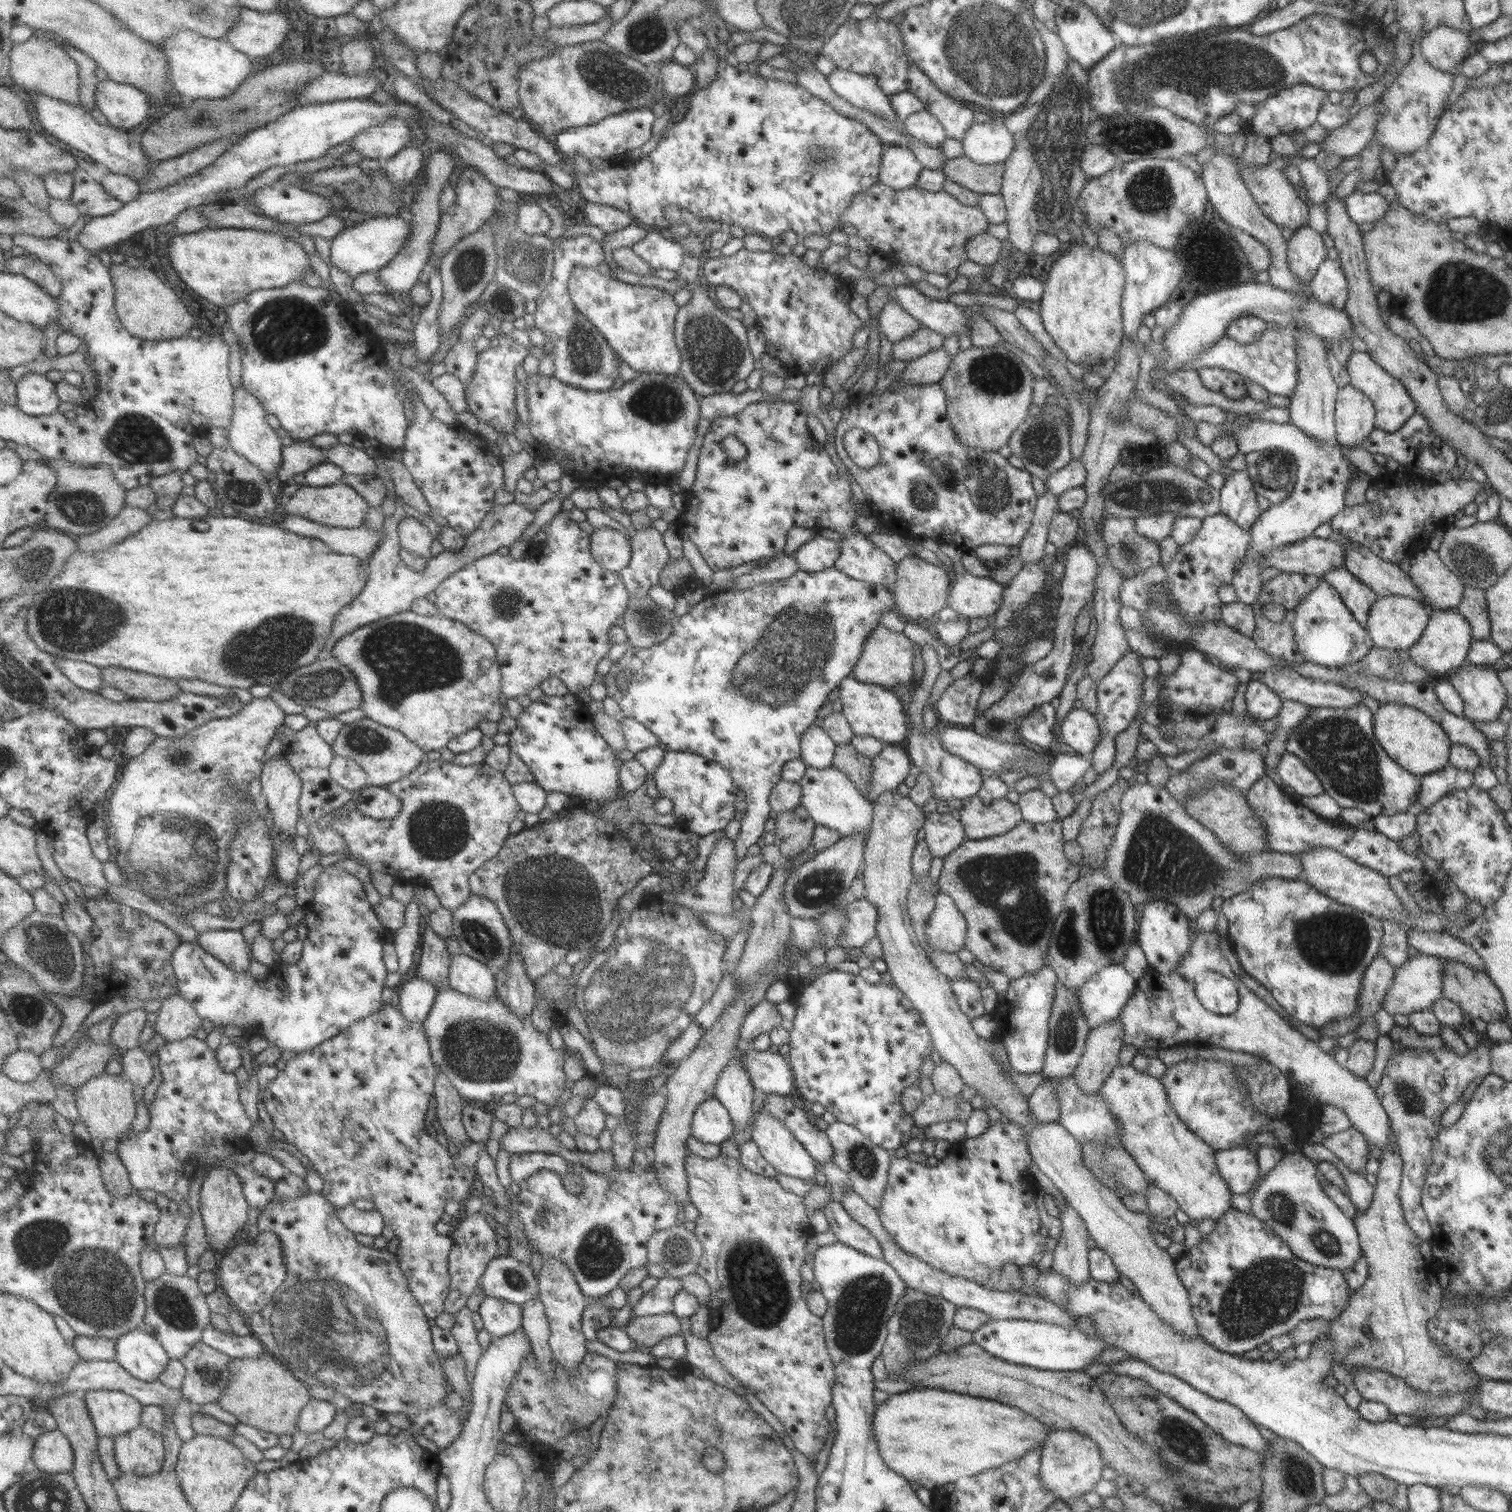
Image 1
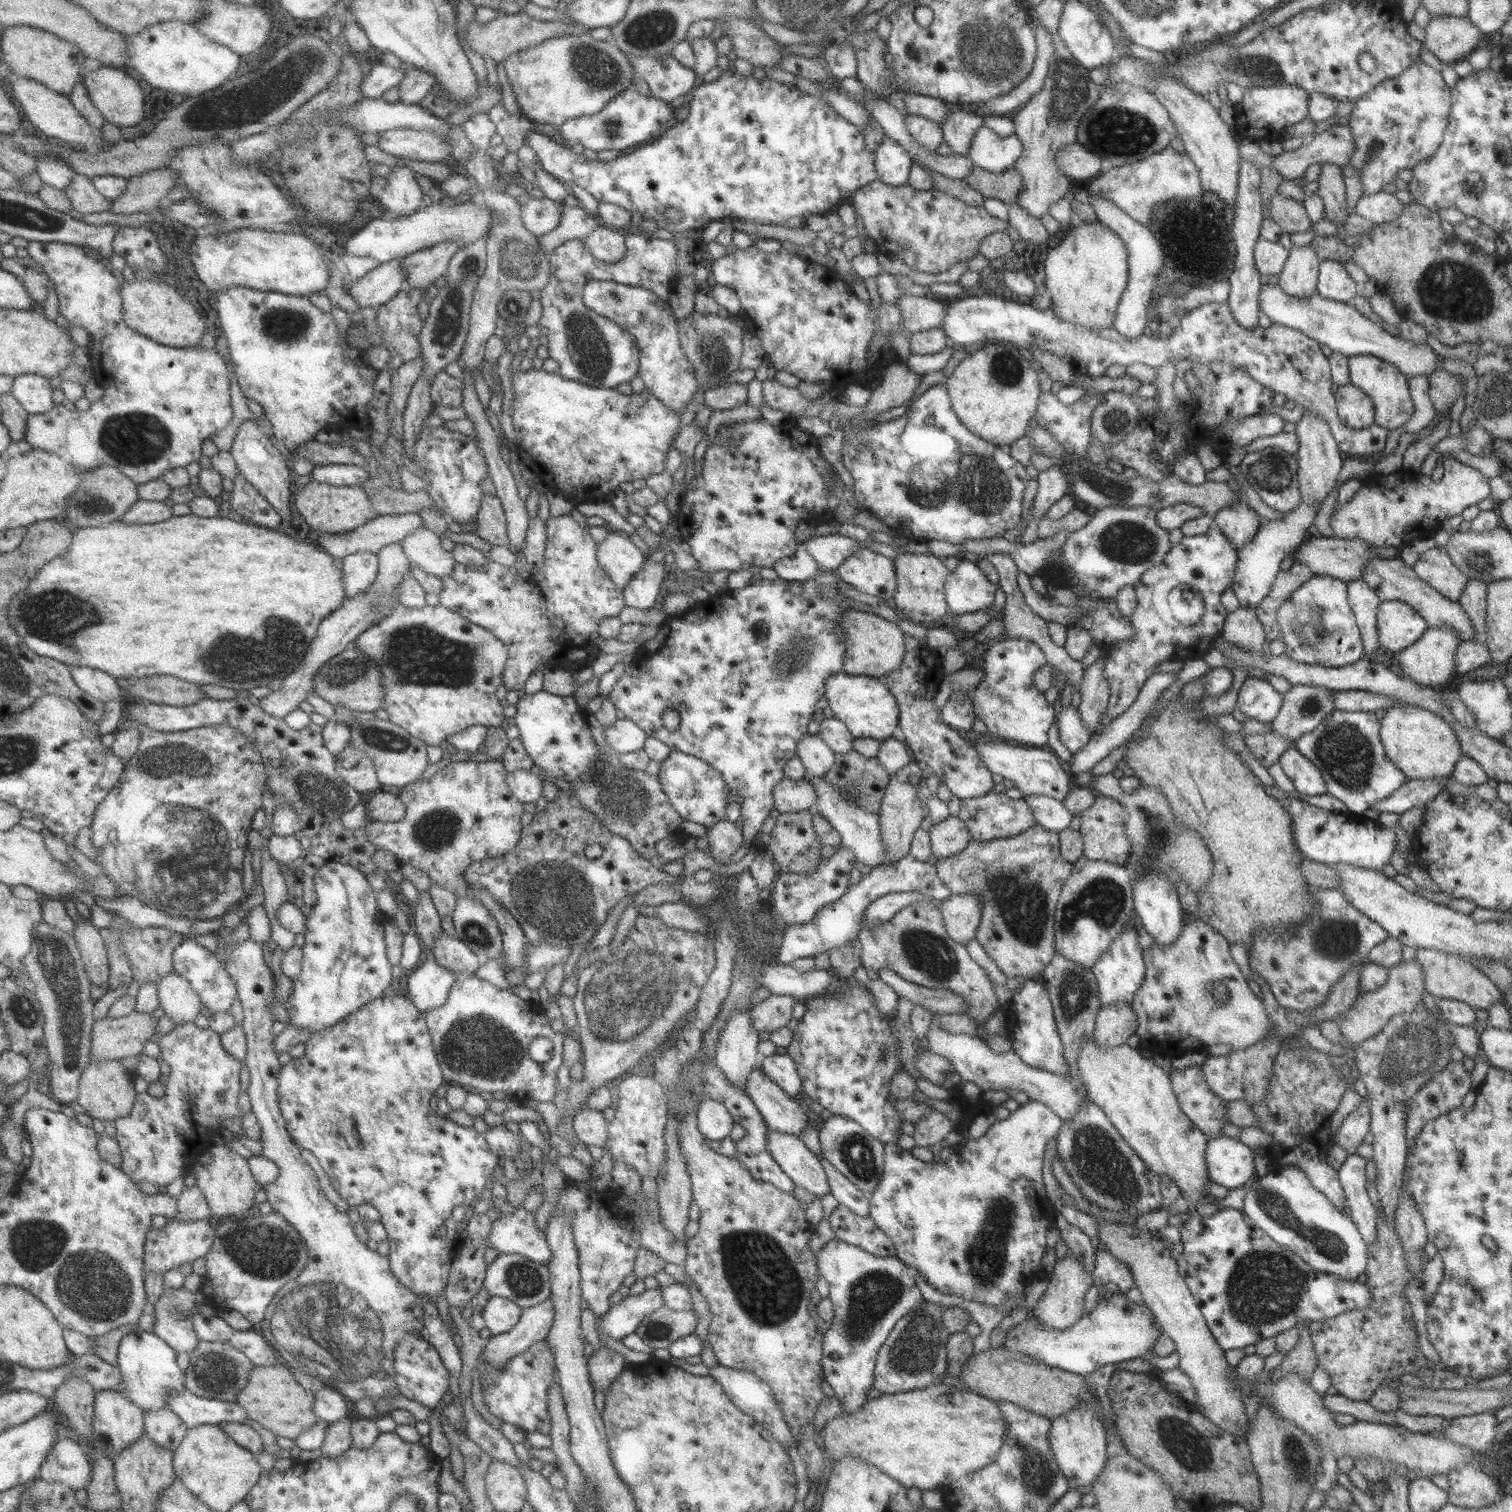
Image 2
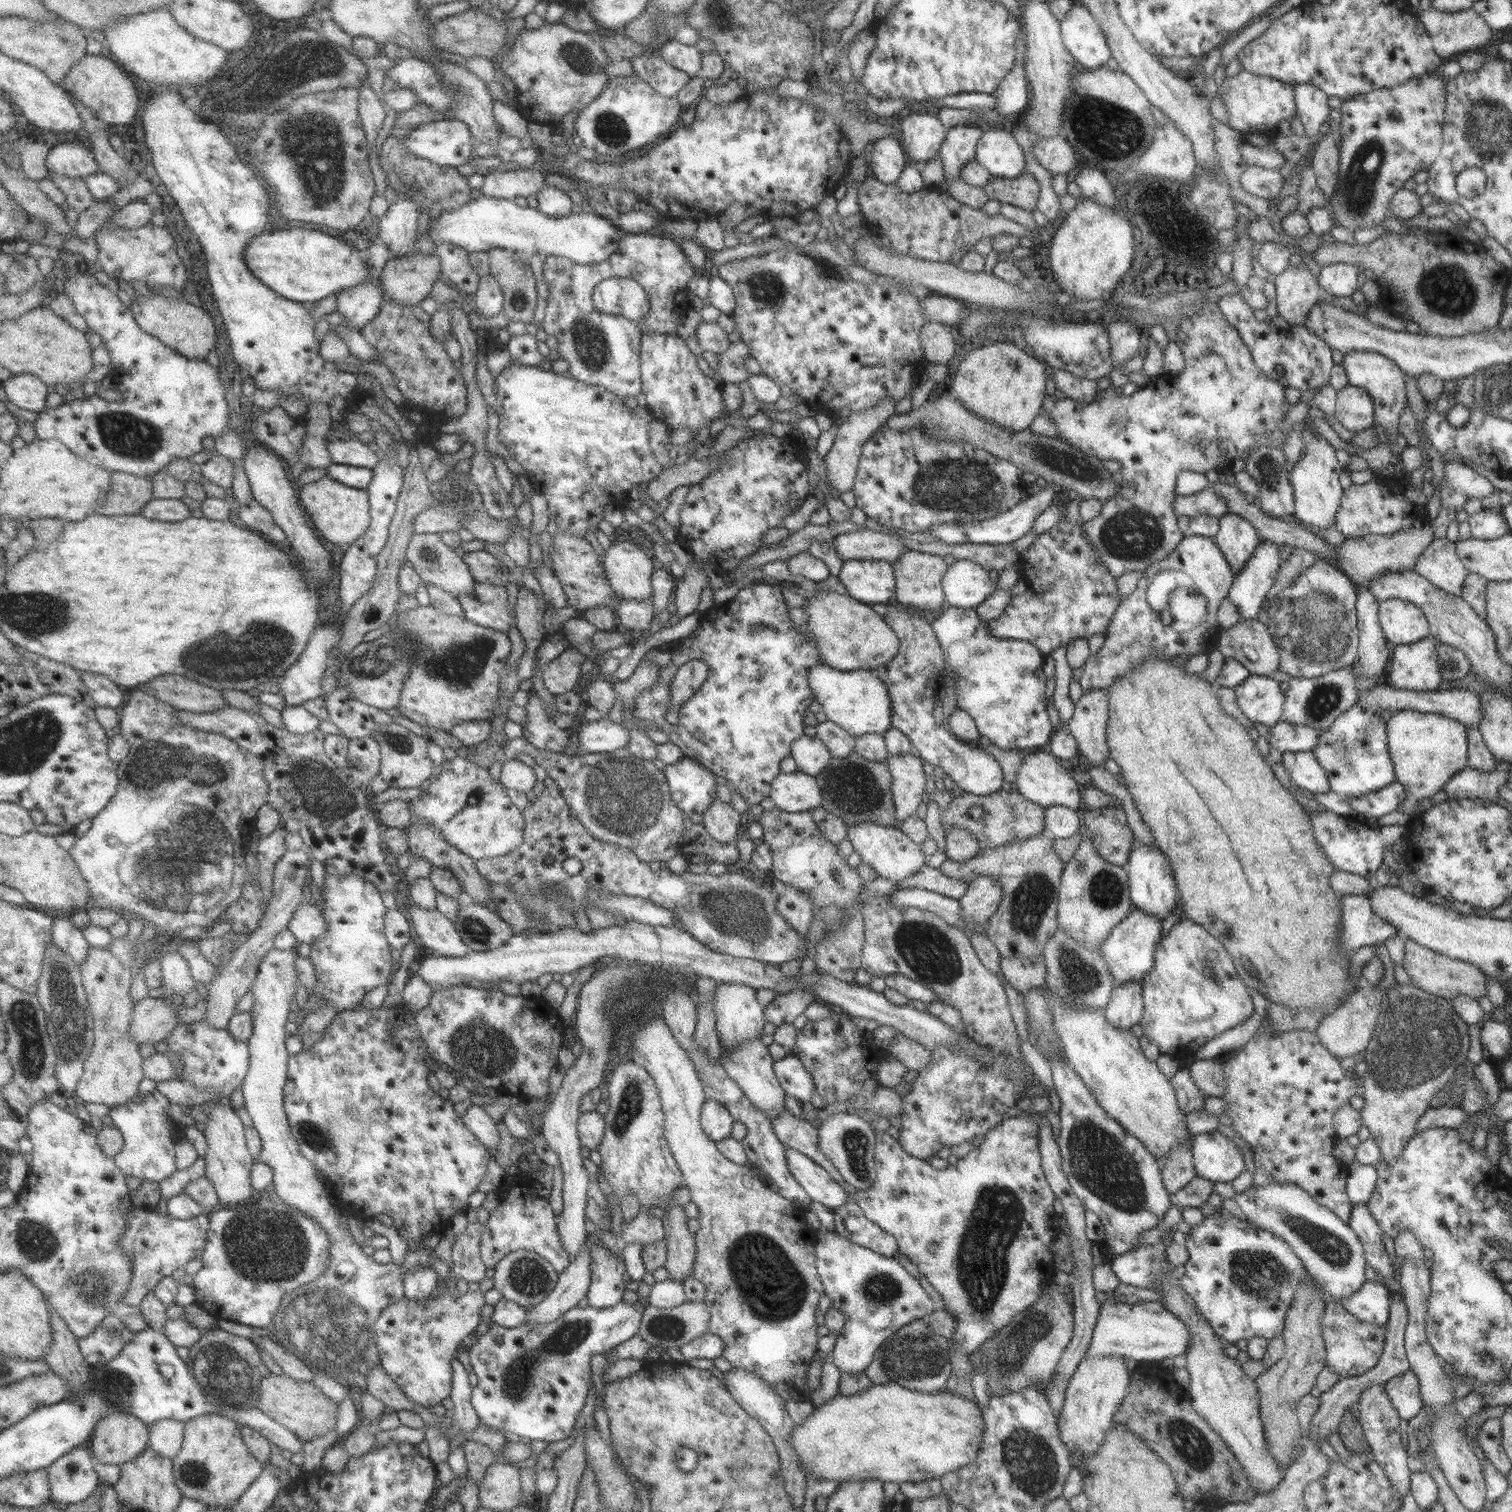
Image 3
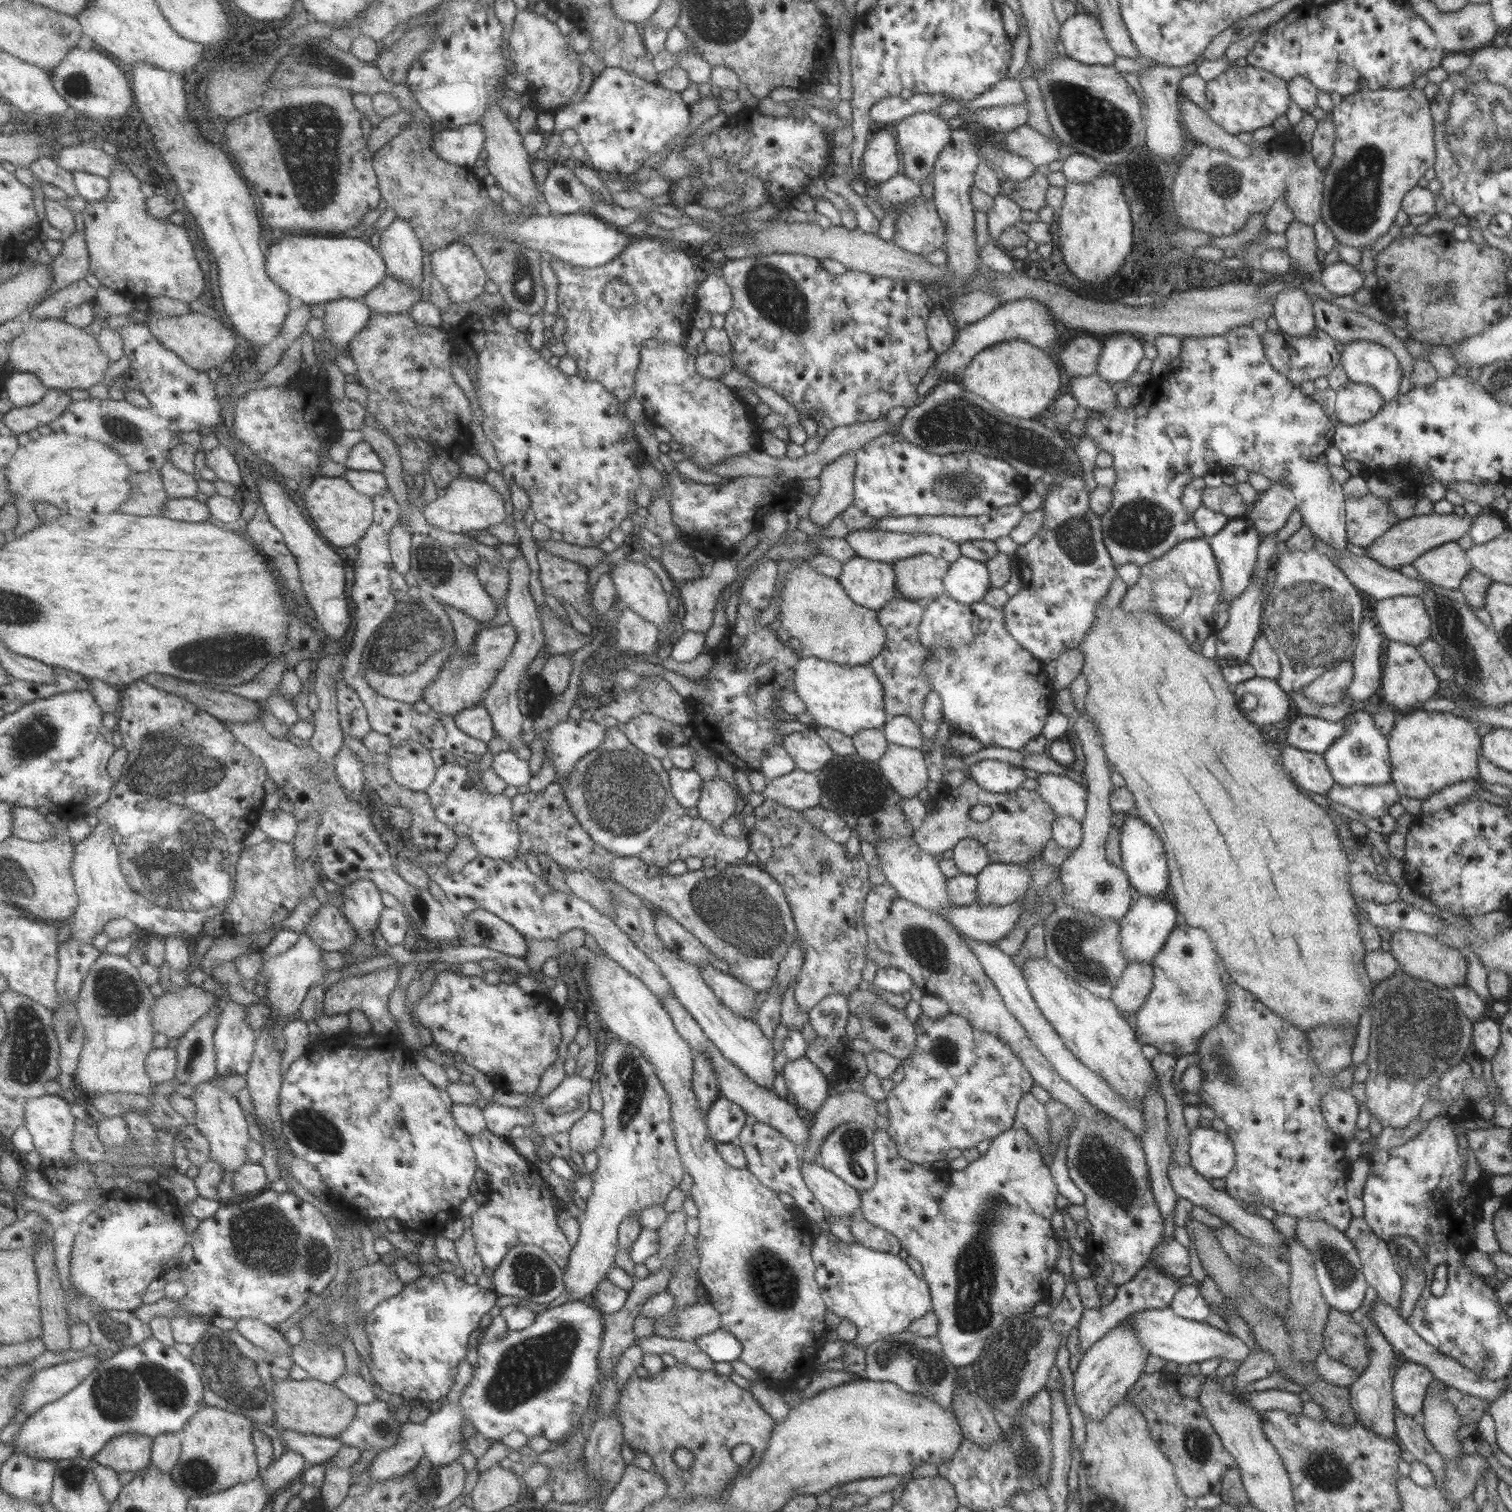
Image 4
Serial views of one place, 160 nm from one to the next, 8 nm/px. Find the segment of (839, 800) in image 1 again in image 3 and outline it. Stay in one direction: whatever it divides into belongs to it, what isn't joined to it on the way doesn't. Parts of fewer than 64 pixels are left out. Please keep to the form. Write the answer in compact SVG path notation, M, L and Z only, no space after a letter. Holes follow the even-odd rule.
M855 821L847 823L847 840L853 846L853 850L859 854L861 861L868 864L883 878L888 878L895 883L911 876L922 864L923 855L921 846L915 845L909 837L894 827L881 826L872 821Z

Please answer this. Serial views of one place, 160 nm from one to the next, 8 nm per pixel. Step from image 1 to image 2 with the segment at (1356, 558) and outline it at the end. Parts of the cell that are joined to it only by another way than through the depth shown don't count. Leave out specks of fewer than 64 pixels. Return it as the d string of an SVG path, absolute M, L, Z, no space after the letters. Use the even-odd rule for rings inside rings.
M1373 558L1362 567L1361 576L1363 582L1379 597L1380 601L1398 600L1408 604L1420 614L1428 626L1447 625L1450 626L1461 641L1474 639L1474 630L1465 611L1461 608L1457 599L1455 602L1441 596L1435 589L1423 582L1410 567L1405 566L1399 558L1386 560L1384 558Z

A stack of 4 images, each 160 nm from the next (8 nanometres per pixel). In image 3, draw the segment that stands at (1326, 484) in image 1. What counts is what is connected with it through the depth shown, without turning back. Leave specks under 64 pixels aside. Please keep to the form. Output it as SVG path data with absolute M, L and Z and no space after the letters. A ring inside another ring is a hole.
M1261 540L1246 566L1234 574L1227 597L1235 605L1241 620L1256 618L1266 592L1274 583L1281 562L1277 547L1278 544L1270 540Z

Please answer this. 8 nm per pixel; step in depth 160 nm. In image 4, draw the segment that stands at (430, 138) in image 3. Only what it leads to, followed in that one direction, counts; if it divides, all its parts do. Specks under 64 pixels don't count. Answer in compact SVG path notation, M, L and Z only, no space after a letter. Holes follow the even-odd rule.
M477 123L444 128L432 138L432 149L447 162L472 168L480 162L484 131Z

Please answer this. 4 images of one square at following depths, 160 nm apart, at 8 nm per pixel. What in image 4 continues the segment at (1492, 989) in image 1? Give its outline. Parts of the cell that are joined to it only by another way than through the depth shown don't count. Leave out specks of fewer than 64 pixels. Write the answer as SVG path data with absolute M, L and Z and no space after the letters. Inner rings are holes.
M1400 930L1391 934L1389 951L1398 962L1399 968L1409 976L1426 980L1439 988L1447 988L1465 984L1467 961L1462 952L1455 948L1450 948L1441 940L1427 934Z

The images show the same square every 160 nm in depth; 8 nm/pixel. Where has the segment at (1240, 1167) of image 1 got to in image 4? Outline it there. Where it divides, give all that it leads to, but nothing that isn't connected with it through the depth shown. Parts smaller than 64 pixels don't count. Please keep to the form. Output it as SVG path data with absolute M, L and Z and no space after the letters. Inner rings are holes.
M1213 1127L1190 1129L1190 1165L1203 1178L1225 1178L1235 1164L1233 1143Z

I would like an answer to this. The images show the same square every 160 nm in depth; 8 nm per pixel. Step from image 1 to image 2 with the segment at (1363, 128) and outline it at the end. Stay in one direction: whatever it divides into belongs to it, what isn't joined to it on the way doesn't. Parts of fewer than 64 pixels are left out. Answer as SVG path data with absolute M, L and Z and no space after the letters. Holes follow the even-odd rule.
M1328 123L1299 148L1271 157L1271 168L1281 174L1283 179L1295 182L1304 176L1310 164L1345 165L1354 148L1353 135L1347 125Z

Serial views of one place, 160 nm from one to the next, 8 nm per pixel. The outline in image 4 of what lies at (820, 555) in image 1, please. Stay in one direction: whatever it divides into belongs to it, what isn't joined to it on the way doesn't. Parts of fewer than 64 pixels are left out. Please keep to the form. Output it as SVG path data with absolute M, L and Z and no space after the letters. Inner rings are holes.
M859 529L854 531L849 530L844 539L851 547L851 550L853 550L855 557L859 556L867 560L889 564L903 558L923 553L936 556L951 564L957 560L959 555L958 545L938 534L903 534L875 529Z

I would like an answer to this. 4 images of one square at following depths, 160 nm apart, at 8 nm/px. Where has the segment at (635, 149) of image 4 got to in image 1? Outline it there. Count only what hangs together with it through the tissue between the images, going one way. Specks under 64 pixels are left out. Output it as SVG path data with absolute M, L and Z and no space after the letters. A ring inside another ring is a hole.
M634 108L603 118L597 124L565 128L563 132L556 134L555 147L559 152L568 156L580 154L588 160L599 158L606 161L608 158L619 156L619 154L623 155L627 150L639 148L644 142L647 142L651 138L651 123L656 116L649 108L643 108L643 110Z

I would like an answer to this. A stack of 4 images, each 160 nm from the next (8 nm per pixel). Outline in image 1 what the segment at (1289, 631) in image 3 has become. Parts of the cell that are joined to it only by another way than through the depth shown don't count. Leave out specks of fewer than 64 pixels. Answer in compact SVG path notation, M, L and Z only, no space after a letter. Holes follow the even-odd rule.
M1320 580L1317 586L1297 603L1292 627L1297 650L1305 661L1313 664L1341 669L1342 666L1361 660L1372 647L1372 640L1366 628L1357 622L1337 591L1324 580Z

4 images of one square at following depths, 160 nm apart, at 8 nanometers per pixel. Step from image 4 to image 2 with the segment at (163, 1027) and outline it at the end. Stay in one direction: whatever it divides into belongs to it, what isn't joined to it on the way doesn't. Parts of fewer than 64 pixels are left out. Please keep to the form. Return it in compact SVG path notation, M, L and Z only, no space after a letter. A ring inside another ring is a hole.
M134 1011L123 1018L103 1018L94 1024L90 1062L121 1060L142 1053L145 1042L157 1038L157 1021L151 1012Z

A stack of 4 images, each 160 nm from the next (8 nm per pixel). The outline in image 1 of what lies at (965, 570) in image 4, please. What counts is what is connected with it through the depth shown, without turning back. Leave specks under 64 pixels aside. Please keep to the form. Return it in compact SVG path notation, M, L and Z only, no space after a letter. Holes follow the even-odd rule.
M966 572L959 576L956 575L954 583L950 584L947 597L947 606L951 607L959 616L965 618L981 618L993 614L1000 605L1002 599L1003 586L993 582L987 577L977 577L977 574Z

